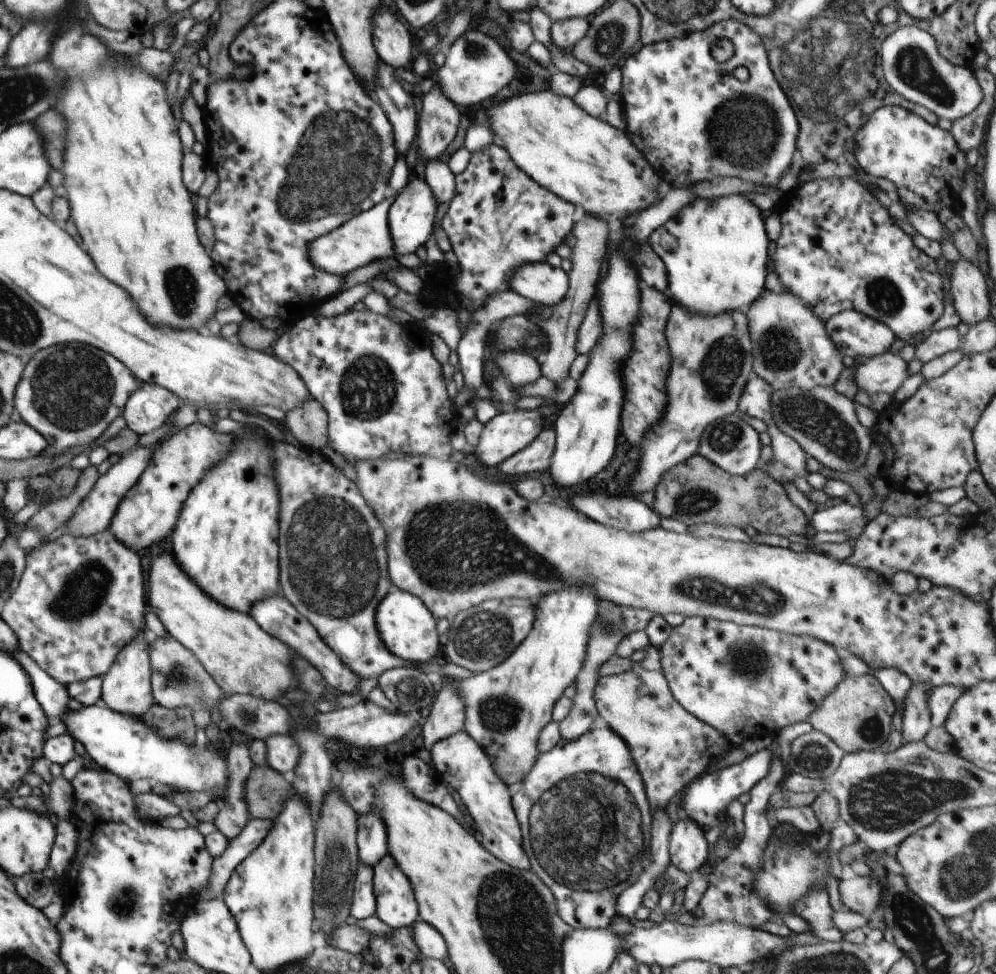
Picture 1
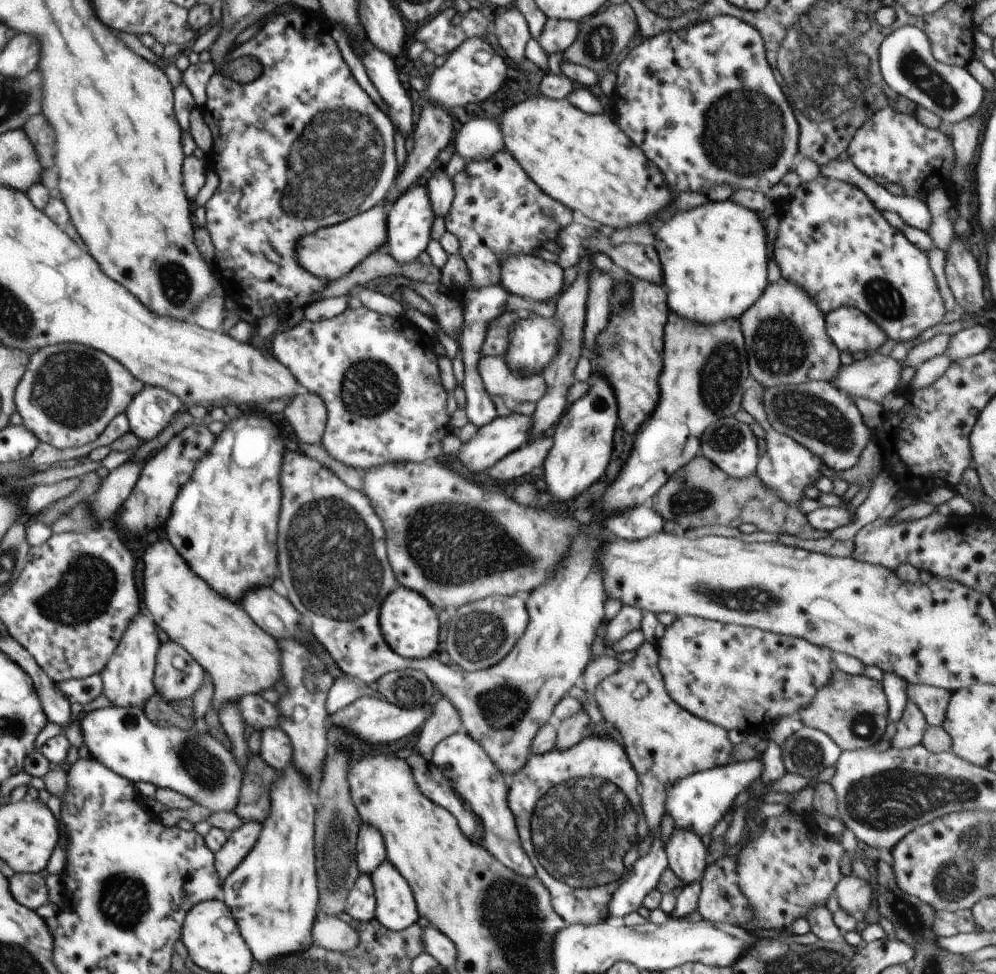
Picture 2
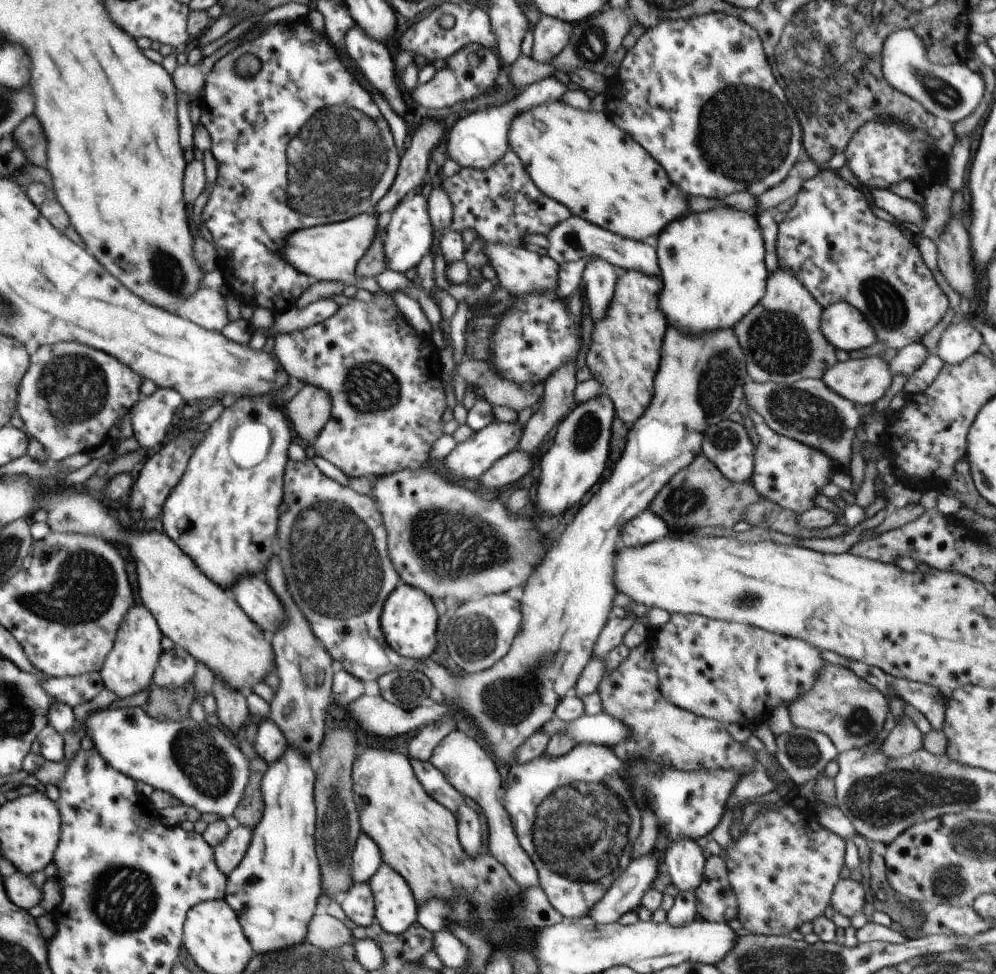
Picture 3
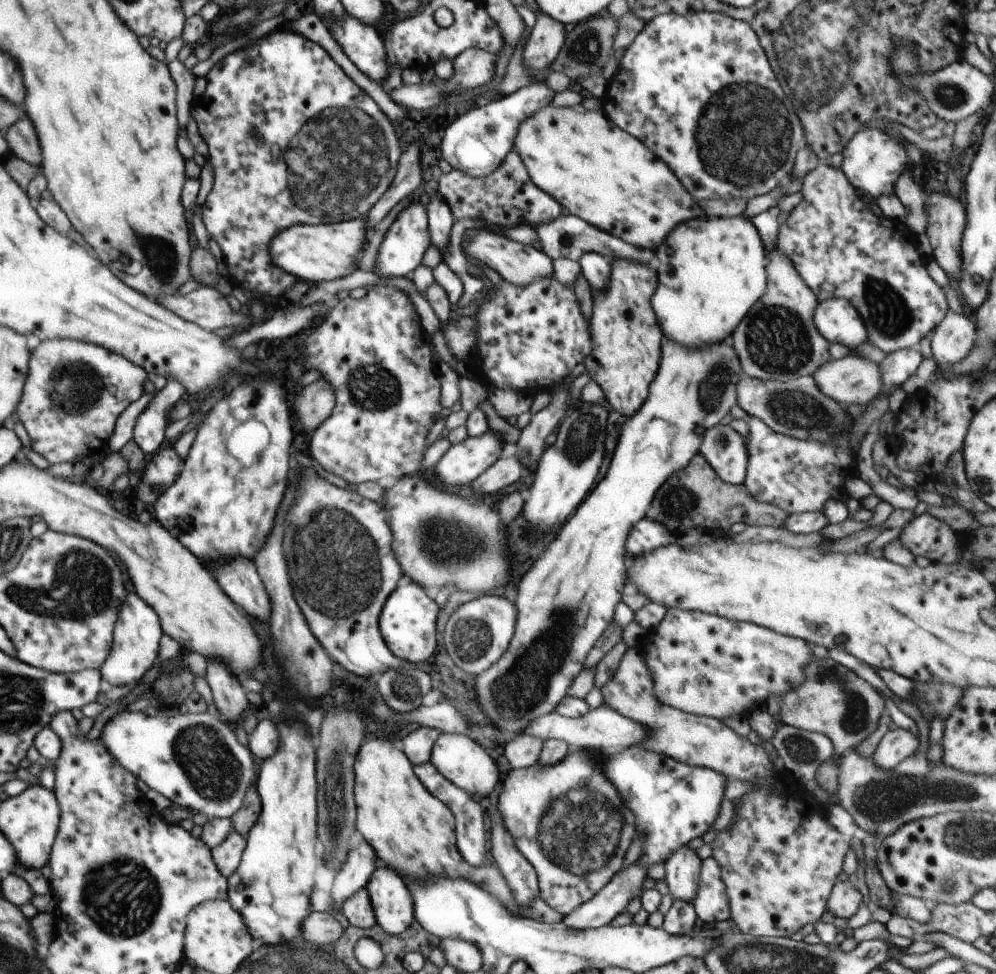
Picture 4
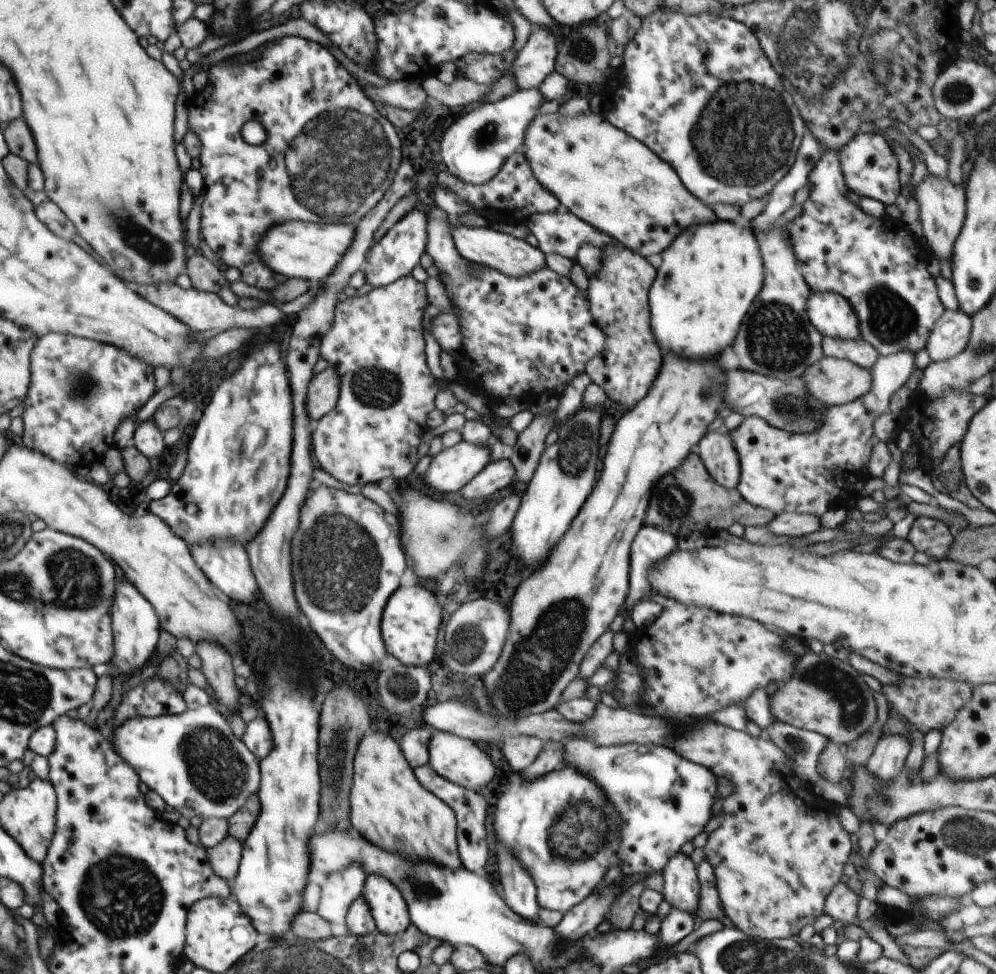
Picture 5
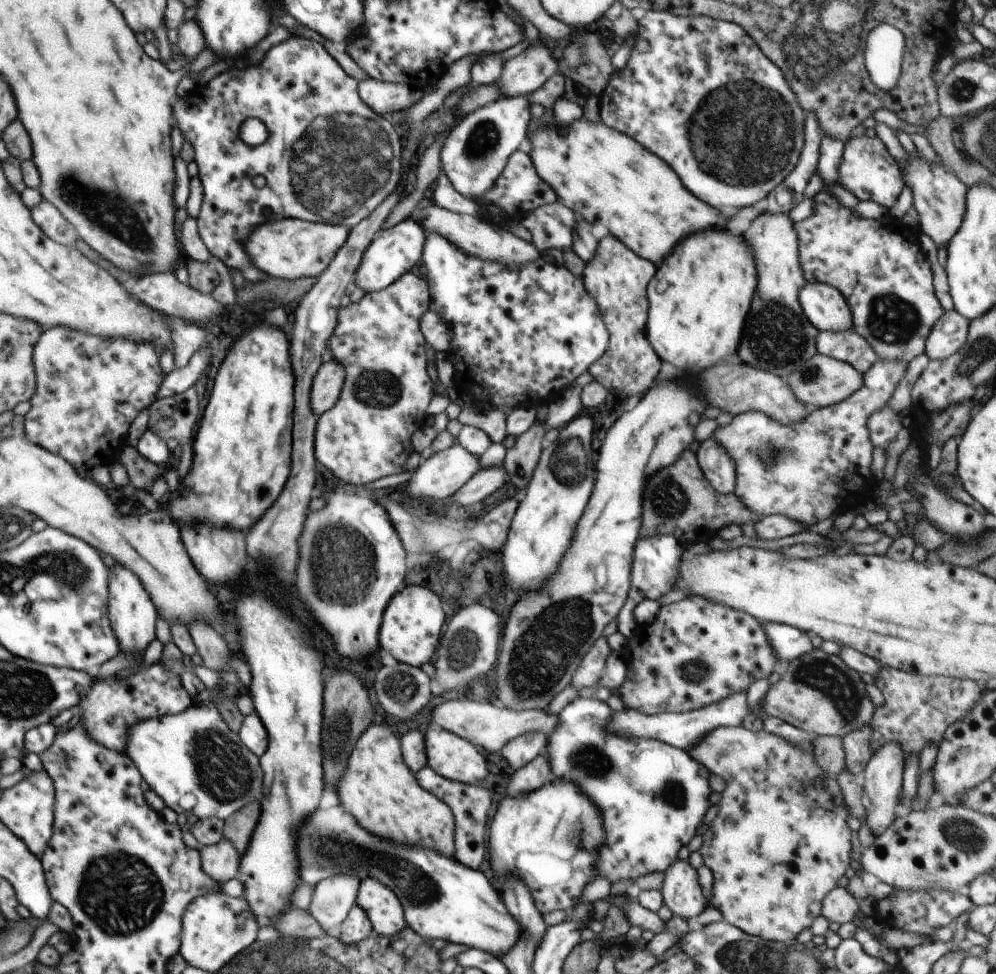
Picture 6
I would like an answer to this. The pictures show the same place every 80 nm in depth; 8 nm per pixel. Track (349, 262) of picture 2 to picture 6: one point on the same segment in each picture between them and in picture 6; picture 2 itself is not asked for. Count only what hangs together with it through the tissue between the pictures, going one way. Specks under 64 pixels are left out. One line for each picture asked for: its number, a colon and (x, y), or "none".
3: (331, 252)
4: (314, 253)
5: (295, 249)
6: (285, 248)

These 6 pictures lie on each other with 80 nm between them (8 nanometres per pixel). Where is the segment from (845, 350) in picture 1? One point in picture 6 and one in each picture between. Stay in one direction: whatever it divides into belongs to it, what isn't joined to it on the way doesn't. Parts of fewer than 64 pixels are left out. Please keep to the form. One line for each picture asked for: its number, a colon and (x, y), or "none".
2: (849, 329)
3: (843, 326)
4: (836, 320)
5: (832, 315)
6: (825, 307)

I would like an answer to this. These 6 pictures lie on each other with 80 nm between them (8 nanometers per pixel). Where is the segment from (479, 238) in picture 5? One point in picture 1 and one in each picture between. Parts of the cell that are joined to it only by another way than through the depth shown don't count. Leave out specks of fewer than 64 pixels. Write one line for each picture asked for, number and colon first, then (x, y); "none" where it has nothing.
1: (541, 283)
2: (533, 278)
3: (520, 271)
4: (521, 264)

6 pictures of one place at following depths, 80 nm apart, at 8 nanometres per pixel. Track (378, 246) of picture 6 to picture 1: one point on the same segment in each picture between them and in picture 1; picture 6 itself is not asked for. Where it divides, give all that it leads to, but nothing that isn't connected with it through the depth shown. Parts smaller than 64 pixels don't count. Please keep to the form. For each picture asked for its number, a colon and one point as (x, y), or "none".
1: (412, 215)
2: (409, 219)
3: (409, 236)
4: (403, 247)
5: (398, 252)

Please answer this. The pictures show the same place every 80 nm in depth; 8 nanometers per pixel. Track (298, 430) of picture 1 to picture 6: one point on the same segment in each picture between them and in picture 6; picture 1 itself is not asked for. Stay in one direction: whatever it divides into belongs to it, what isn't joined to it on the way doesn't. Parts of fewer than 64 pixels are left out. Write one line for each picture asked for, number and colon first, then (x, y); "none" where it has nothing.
2: (307, 415)
3: (308, 412)
4: (314, 404)
5: (323, 391)
6: (327, 384)

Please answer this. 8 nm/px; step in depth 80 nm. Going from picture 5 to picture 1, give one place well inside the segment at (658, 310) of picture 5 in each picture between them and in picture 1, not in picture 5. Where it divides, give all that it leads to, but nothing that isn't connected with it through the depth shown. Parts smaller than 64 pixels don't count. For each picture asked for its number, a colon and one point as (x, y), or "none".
1: (717, 263)
2: (714, 257)
3: (712, 265)
4: (712, 271)

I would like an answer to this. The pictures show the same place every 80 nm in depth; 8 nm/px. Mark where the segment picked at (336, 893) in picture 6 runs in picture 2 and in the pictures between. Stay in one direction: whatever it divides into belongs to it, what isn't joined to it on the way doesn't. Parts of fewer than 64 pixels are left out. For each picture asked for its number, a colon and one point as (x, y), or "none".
2: (371, 851)
3: (366, 859)
4: (360, 864)
5: (343, 887)

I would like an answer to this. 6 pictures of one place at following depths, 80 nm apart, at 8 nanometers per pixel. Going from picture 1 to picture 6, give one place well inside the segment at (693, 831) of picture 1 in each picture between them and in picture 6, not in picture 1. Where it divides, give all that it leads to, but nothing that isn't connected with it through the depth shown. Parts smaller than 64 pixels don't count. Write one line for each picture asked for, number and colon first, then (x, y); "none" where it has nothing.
2: (686, 854)
3: (684, 860)
4: (683, 867)
5: (681, 883)
6: (682, 893)

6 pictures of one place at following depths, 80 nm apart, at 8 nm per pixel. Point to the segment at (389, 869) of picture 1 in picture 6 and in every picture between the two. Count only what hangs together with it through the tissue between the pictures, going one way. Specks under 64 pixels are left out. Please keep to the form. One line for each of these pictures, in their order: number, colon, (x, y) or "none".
2: (396, 909)
3: (396, 910)
4: (394, 912)
5: (386, 903)
6: (384, 909)

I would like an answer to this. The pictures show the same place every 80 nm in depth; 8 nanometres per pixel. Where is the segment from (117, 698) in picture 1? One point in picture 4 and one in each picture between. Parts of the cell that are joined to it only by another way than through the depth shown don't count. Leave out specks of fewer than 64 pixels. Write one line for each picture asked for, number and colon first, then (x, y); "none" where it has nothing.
2: (128, 676)
3: (129, 668)
4: (137, 632)

